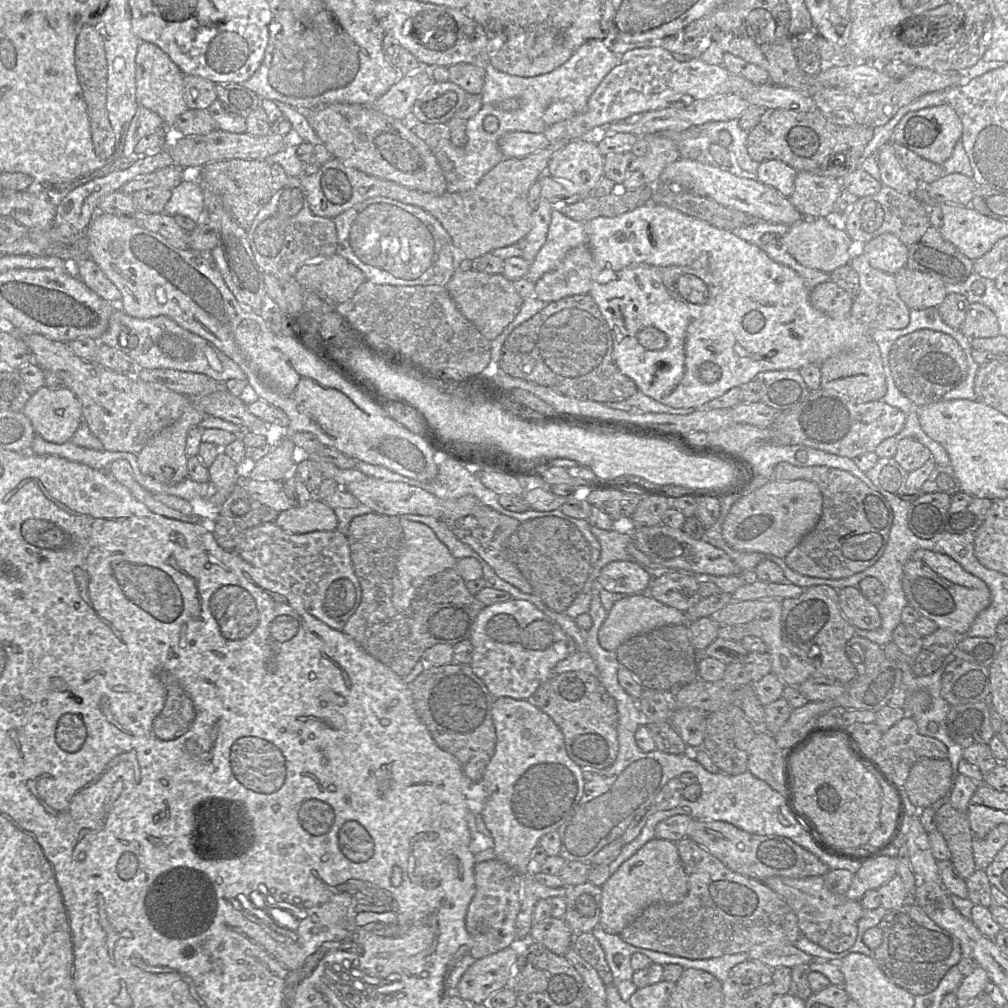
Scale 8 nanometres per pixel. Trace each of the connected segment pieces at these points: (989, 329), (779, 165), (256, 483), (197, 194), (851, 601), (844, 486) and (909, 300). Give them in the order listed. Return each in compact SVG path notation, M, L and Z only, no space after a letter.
M970 303L958 330L969 339L991 338L999 335L999 324L996 315L987 306Z
M768 160L758 166L756 178L761 183L778 190L783 196L790 197L798 171L780 160Z
M245 478L241 485L252 498L278 512L296 506L296 502L285 493L282 481Z
M182 181L171 192L171 197L162 214L170 217L180 215L191 219L196 224L200 222L204 207L203 188L201 185Z
M858 587L838 590L838 601L843 616L856 628L875 631L881 626L877 607L862 595Z
M780 462L774 469L773 479L814 482L823 498L819 521L784 558L790 569L804 576L837 580L864 571L882 556L893 522L893 511L881 493L870 489L851 473L827 466L798 467Z
M906 267L895 274L895 281L898 294L909 309L937 307L947 295L939 277Z

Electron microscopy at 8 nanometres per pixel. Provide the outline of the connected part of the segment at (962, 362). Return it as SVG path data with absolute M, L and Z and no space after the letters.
M931 329L916 330L897 338L890 348L889 367L896 387L915 407L940 401L946 392L964 381L968 374L967 359L959 343L950 335Z

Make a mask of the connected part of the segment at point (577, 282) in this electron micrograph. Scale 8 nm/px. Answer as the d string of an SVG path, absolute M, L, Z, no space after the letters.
M587 242L571 249L558 266L534 284L533 297L546 304L588 294L592 284L592 253Z

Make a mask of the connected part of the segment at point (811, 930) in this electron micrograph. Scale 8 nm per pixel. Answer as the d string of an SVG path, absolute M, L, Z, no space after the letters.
M776 876L763 882L777 893L797 916L803 937L834 953L844 952L854 945L858 921L864 913L860 901L831 892L821 876L800 879Z

